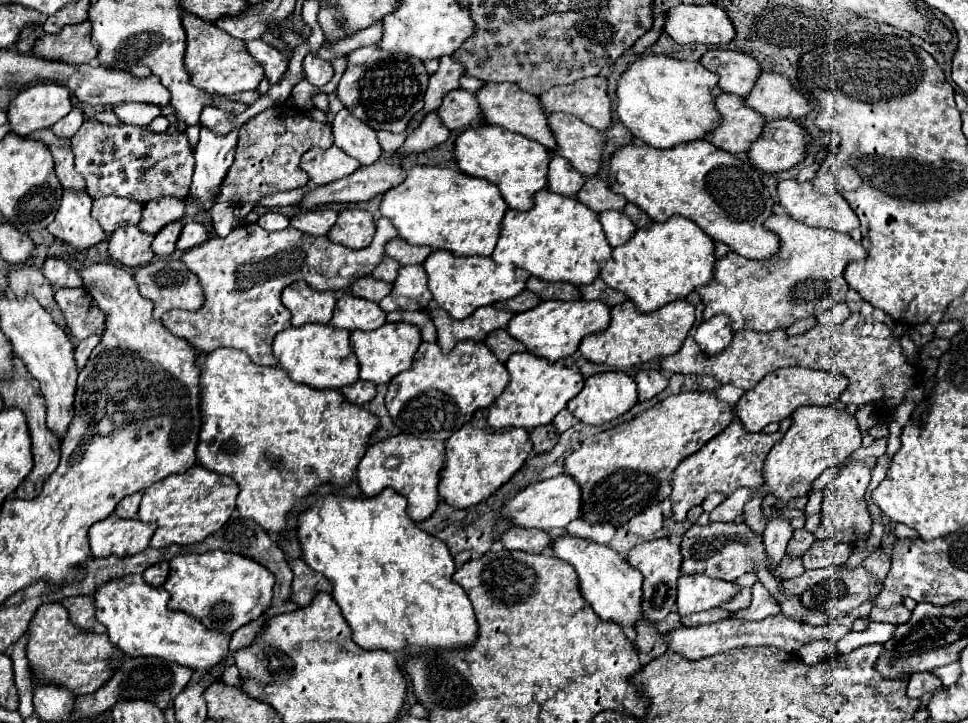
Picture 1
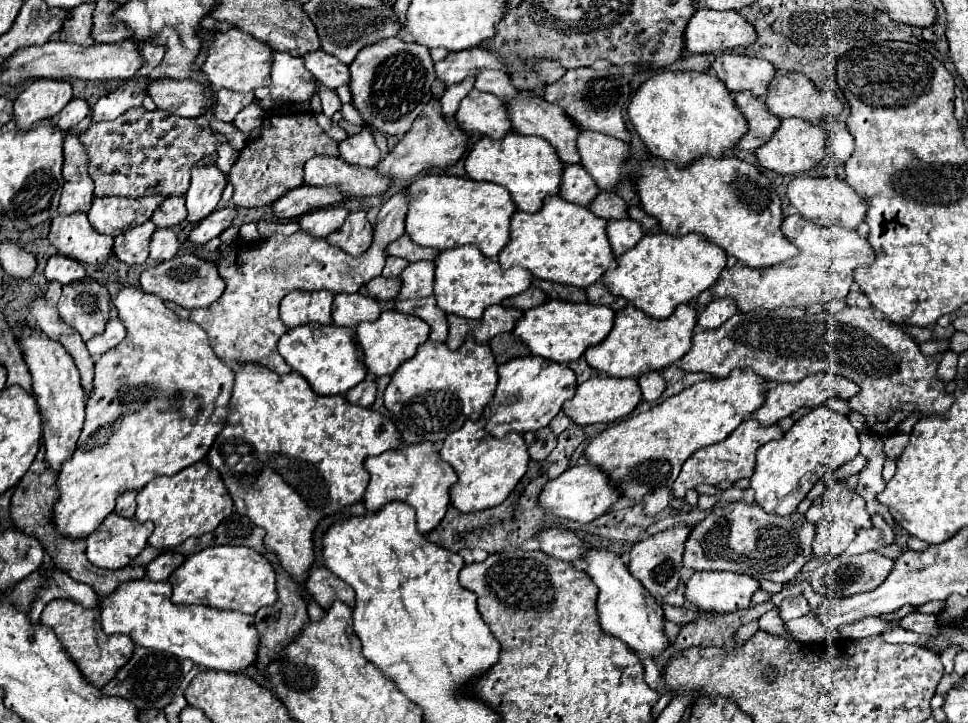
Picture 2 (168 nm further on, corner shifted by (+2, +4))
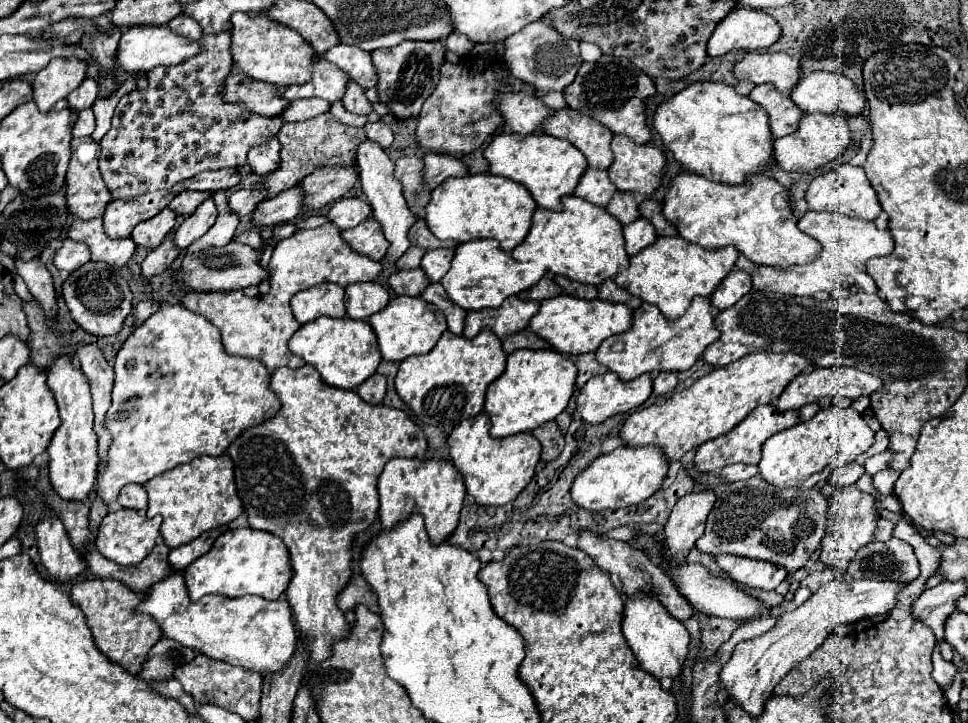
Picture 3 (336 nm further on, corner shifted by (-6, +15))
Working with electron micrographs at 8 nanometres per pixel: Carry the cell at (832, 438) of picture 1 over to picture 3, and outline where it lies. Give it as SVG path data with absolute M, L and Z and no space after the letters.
M826 407L810 421L802 421L786 431L780 431L764 443L762 459L758 463L760 477L778 487L798 485L800 489L810 489L820 481L826 481L834 469L852 463L860 453L866 453L872 443L874 433L858 411L852 407Z

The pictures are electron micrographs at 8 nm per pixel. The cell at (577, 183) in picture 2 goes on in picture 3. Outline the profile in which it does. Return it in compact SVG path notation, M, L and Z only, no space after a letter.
M586 169L586 173L582 175L574 195L576 197L582 197L594 205L600 205L600 207L606 207L610 203L610 197L614 195L616 191L616 185L610 181L608 177L608 171L602 171L602 169Z

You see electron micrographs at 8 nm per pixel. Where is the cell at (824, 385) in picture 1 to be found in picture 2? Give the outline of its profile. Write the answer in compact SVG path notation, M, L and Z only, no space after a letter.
M818 372L818 374L812 374L812 376L806 376L804 380L796 382L796 384L790 384L790 382L780 382L772 388L766 390L764 394L764 404L752 414L754 420L758 420L758 424L762 426L772 426L776 424L780 418L786 418L790 416L792 412L796 412L798 408L802 406L808 406L808 408L816 408L816 406L822 406L830 396L840 396L844 400L848 400L850 396L854 396L858 392L858 384L846 380L844 376L838 376L838 374L830 374L830 372Z

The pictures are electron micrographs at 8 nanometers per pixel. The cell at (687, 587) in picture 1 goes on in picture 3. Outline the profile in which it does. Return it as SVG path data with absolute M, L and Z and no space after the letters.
M718 555L716 557L720 569L732 575L732 579L740 585L748 585L754 589L776 589L788 575L786 569L772 565L770 561L754 561L746 557L734 557L734 555Z

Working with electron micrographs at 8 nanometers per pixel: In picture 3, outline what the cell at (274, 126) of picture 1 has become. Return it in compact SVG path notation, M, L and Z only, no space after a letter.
M332 113L318 115L300 123L284 123L278 133L278 141L282 145L280 151L280 167L264 177L264 189L268 195L278 195L294 185L298 185L306 175L314 173L318 167L342 167L354 165L354 153L358 145L366 139L366 131L360 127L350 127L332 117Z

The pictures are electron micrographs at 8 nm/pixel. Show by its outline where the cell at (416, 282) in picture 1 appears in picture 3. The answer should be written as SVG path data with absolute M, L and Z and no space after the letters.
M434 249L434 251L426 251L426 255L422 257L422 269L430 277L432 283L440 281L444 277L444 273L450 269L450 261L454 257L454 251L456 249Z

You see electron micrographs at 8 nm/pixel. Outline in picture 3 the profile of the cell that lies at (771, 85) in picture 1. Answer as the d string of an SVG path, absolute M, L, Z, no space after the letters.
M828 71L804 73L790 99L806 113L860 115L866 107L866 97L846 75Z

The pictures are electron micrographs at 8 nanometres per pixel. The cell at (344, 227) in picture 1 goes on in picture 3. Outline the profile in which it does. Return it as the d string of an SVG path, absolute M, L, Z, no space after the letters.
M374 217L366 219L358 227L342 231L342 237L356 253L370 257L372 261L380 261L386 255L388 241Z

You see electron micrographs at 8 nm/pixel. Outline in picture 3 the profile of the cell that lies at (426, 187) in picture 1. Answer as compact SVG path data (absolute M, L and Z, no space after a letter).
M478 173L454 177L438 185L432 191L432 199L426 207L426 223L438 239L454 239L456 243L466 243L472 239L492 237L500 241L504 251L512 251L528 235L536 207L536 201L530 197L524 185L492 173Z

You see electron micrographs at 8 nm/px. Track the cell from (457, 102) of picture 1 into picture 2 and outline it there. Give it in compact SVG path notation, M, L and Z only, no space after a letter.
M472 90L462 98L454 118L464 132L476 132L494 140L504 138L504 134L512 130L502 98L480 90Z

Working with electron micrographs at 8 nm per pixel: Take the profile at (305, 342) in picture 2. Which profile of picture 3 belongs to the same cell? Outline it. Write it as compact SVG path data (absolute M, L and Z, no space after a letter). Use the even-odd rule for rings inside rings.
M320 317L312 323L306 323L294 333L288 345L292 353L302 357L308 365L314 365L328 385L342 389L356 389L362 381L376 373L376 367L382 361L370 323L350 317ZM372 351L376 351L376 355L372 355Z

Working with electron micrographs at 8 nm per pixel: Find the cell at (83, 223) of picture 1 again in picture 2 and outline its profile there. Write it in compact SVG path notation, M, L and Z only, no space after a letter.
M82 212L58 214L50 224L48 240L62 254L88 264L106 262L114 244L114 238L96 232Z

